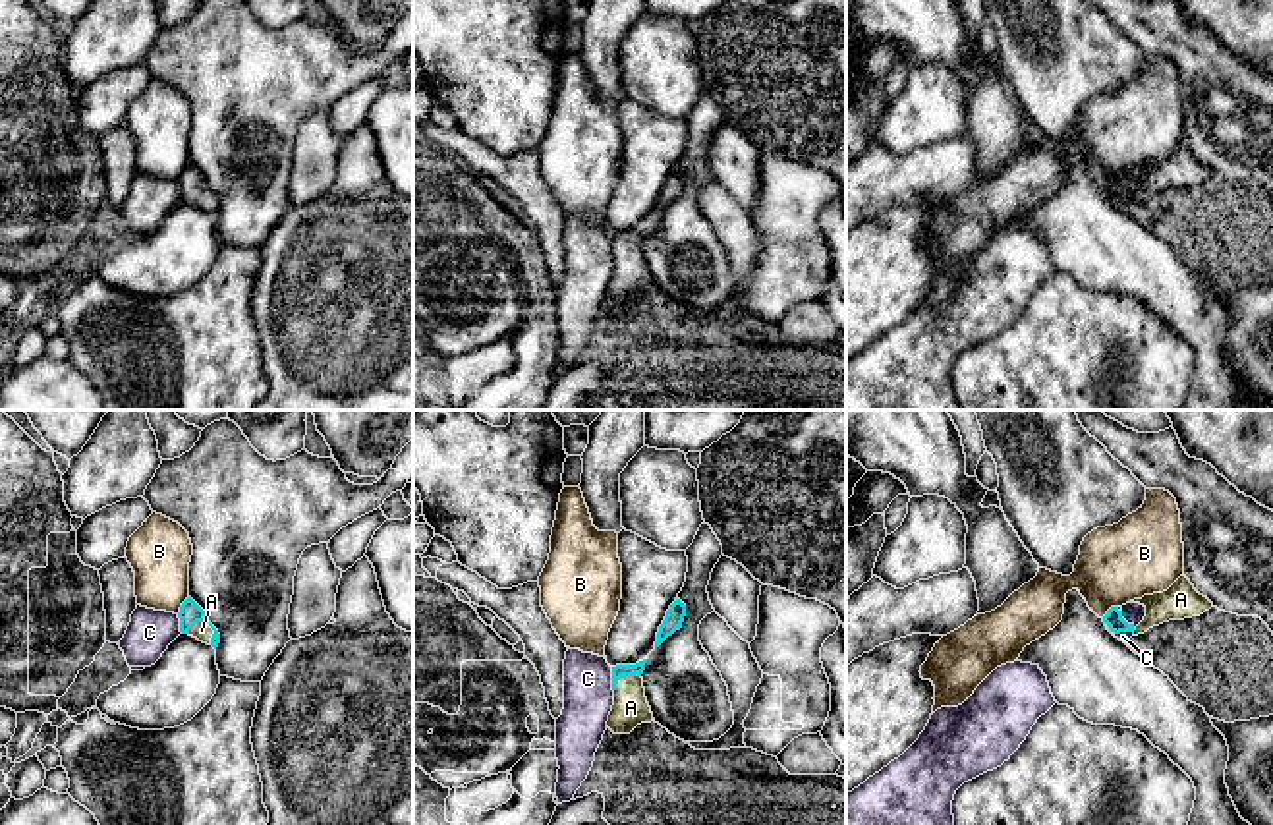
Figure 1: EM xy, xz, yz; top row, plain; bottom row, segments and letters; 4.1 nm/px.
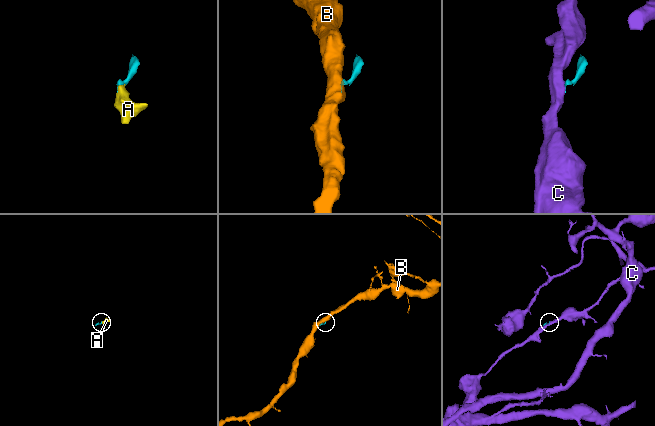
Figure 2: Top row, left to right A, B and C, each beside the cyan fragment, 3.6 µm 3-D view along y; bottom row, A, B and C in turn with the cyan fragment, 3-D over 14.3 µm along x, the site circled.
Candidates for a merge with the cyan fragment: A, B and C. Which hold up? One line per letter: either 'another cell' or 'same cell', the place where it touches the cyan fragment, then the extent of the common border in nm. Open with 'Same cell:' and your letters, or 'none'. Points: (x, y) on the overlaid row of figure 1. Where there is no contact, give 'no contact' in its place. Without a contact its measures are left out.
Same cell: A
A: same cell | xy (201, 621) | 120 nm
B: another cell | xy (182, 605) | 90 nm
C: another cell | xz (613, 679) | 100 nm

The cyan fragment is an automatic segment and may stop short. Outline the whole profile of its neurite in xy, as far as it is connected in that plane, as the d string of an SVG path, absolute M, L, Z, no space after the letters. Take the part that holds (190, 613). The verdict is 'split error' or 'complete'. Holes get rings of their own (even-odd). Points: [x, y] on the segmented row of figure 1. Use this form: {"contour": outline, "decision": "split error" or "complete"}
{"contour": "M191 597L182 603L178 618L182 634L189 634L214 649L218 647L218 630L207 620L205 611Z", "decision": "split error"}

